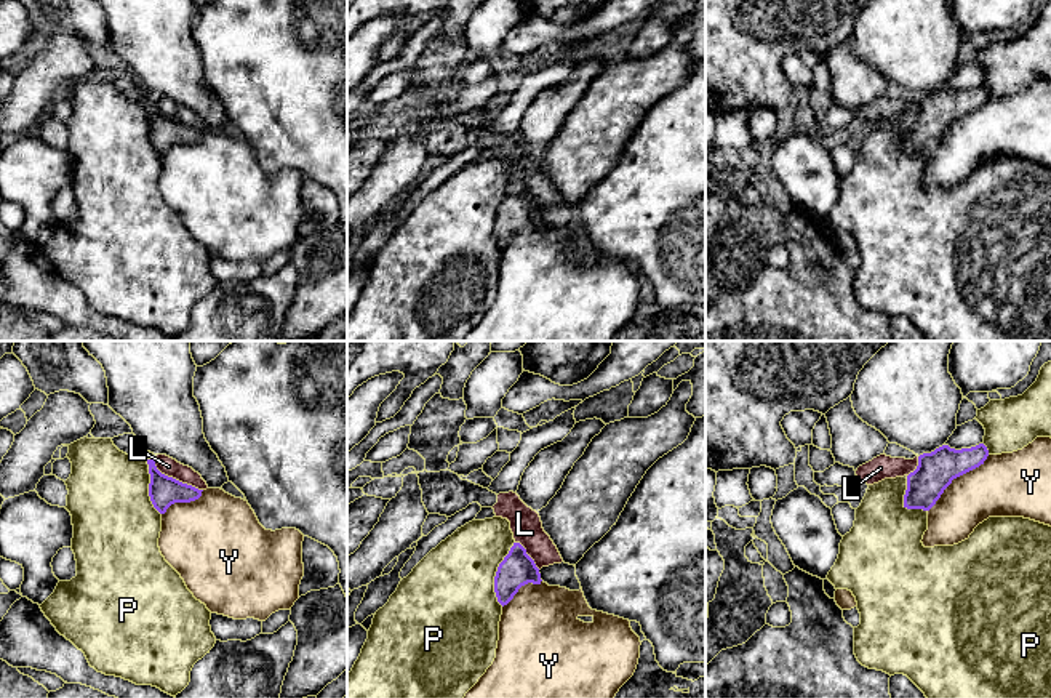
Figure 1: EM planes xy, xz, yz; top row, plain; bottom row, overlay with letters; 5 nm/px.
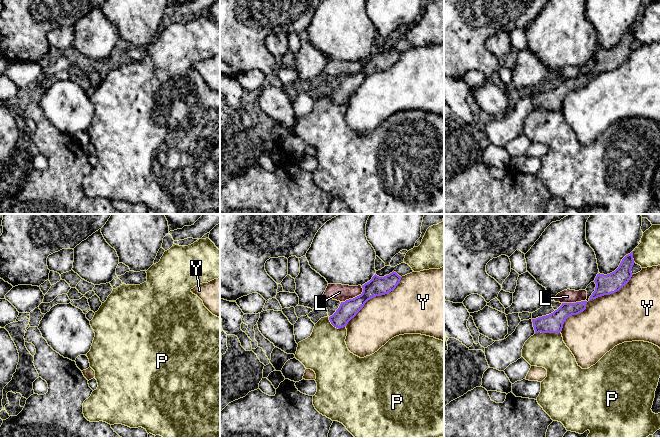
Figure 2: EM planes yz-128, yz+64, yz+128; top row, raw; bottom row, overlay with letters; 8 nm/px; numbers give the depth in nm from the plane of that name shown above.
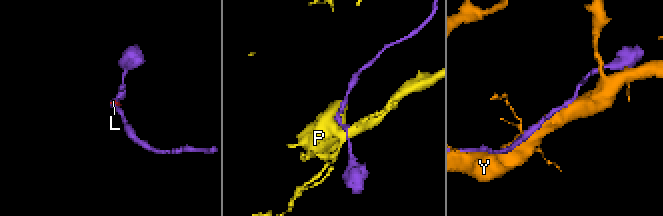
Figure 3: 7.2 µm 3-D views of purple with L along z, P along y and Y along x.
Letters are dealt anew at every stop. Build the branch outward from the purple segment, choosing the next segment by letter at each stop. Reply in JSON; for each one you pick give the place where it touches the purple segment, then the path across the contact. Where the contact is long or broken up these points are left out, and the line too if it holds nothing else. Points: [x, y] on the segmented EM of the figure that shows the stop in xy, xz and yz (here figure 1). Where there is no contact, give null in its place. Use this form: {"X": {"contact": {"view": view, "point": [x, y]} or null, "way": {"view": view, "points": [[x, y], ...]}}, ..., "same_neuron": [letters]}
{"same_neuron": []}

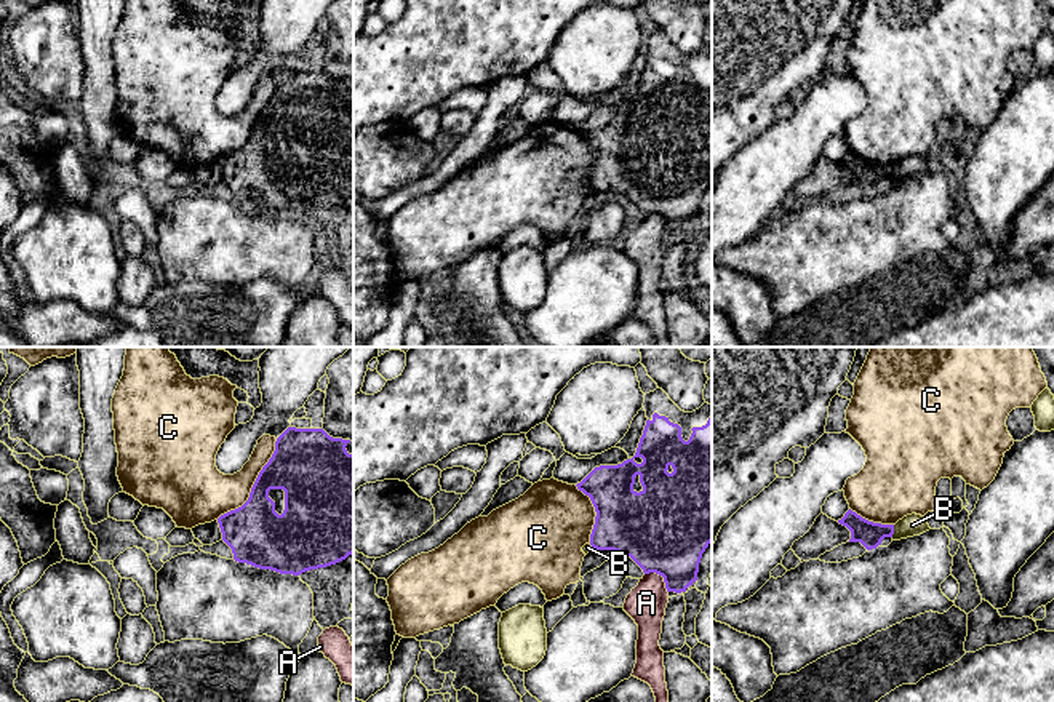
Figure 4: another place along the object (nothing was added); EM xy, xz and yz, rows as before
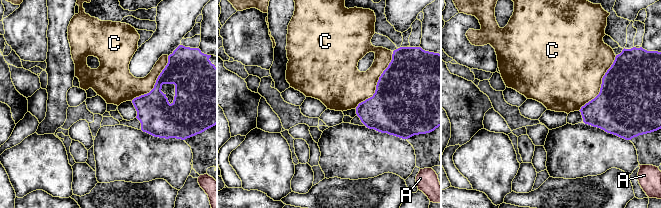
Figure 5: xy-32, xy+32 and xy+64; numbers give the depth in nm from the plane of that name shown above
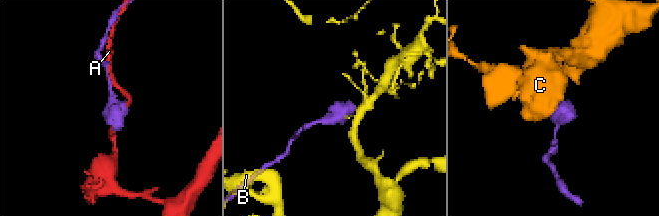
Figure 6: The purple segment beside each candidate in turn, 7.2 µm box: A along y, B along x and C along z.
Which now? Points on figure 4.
{"same_neuron": []}

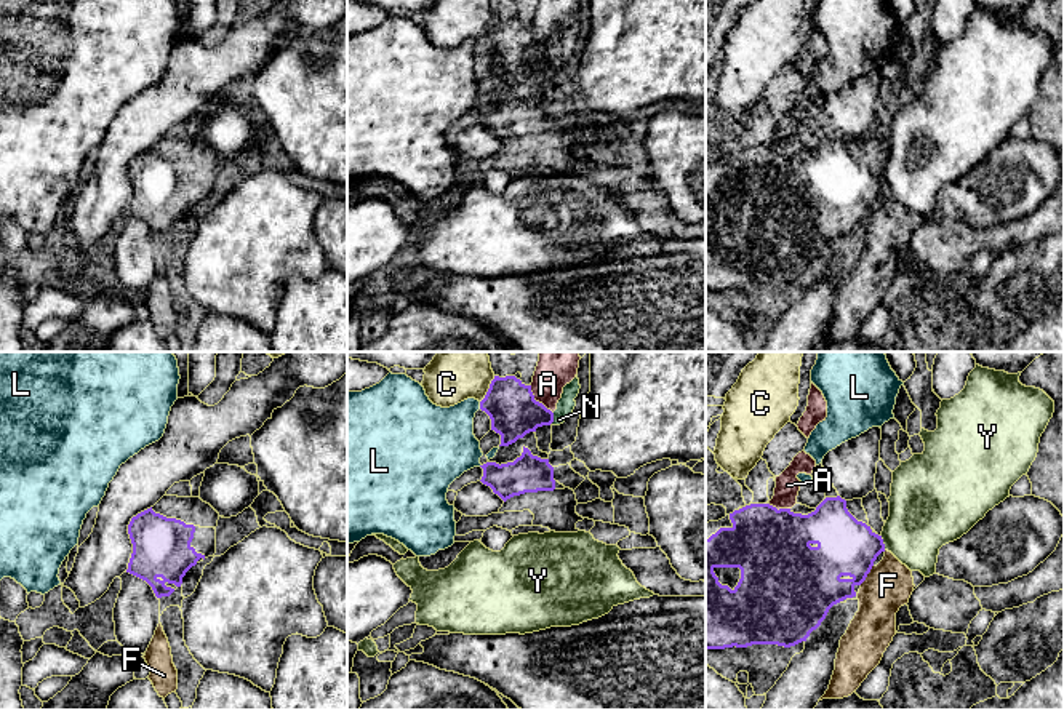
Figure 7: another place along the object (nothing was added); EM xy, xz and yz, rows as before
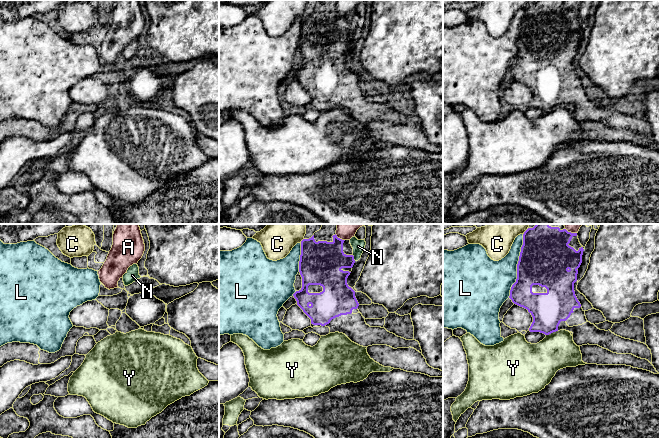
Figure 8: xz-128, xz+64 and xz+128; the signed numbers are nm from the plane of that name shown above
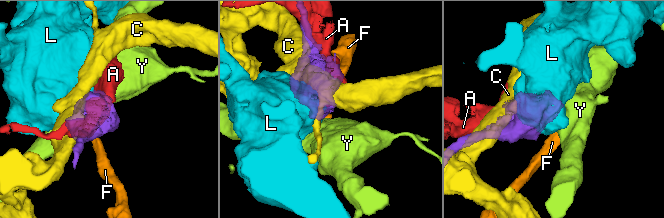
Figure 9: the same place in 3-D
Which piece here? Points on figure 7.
{"same_neuron": []}

